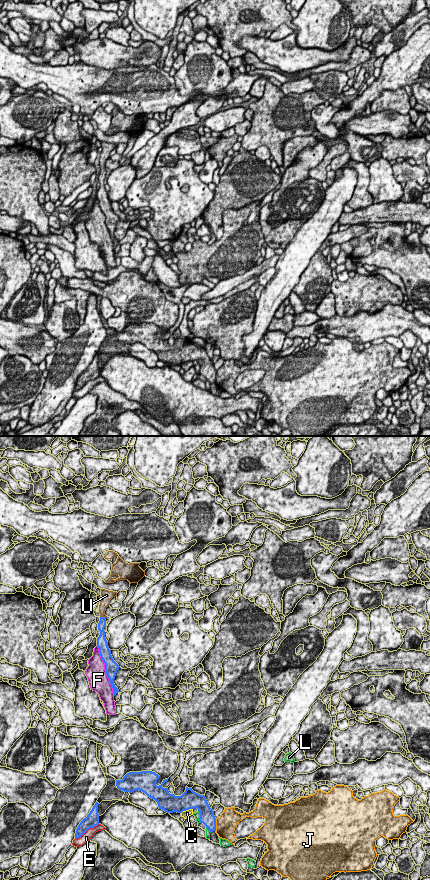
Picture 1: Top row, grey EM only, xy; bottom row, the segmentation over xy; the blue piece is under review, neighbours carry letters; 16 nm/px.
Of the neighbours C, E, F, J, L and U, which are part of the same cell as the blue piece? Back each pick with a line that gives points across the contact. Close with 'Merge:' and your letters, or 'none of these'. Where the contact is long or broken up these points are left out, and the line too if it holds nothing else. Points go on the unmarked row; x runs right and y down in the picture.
U: across xy (102, 175), (103, 169), (102, 158), (105, 154)
Merge: U

